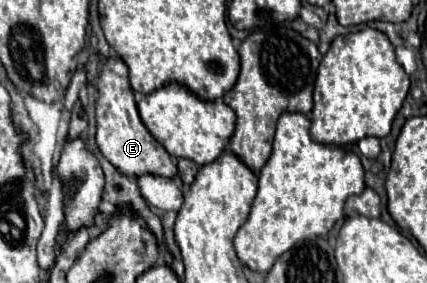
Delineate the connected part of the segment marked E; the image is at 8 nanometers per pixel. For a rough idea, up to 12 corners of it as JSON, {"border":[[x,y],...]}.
{"border":[[120,58],[104,62],[96,144],[118,172],[174,178]]}

